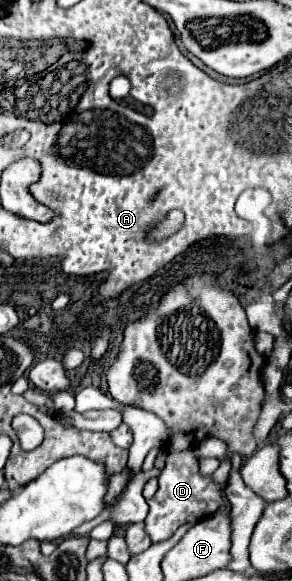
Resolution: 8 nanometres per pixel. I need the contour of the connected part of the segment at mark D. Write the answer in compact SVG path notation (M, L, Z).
M183 451L167 455L165 469L159 475L159 489L147 503L149 515L145 519L145 533L149 535L151 543L161 543L167 541L183 523L201 521L213 515L225 503L225 497L223 487L217 487L211 477L201 477L199 461L193 451Z

